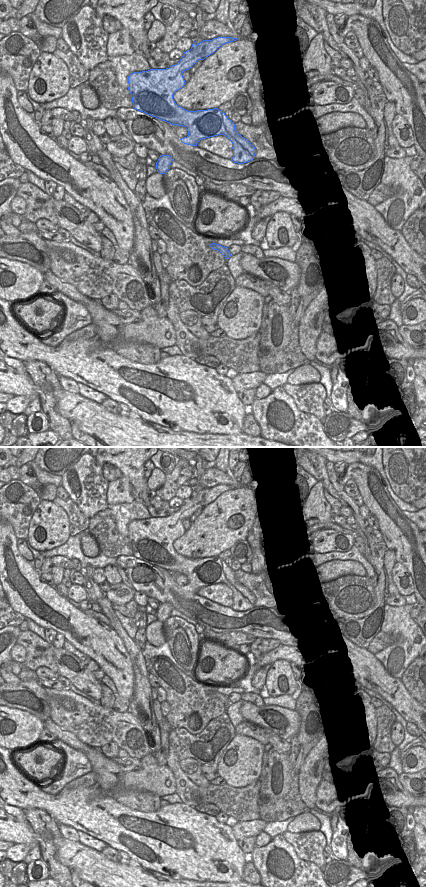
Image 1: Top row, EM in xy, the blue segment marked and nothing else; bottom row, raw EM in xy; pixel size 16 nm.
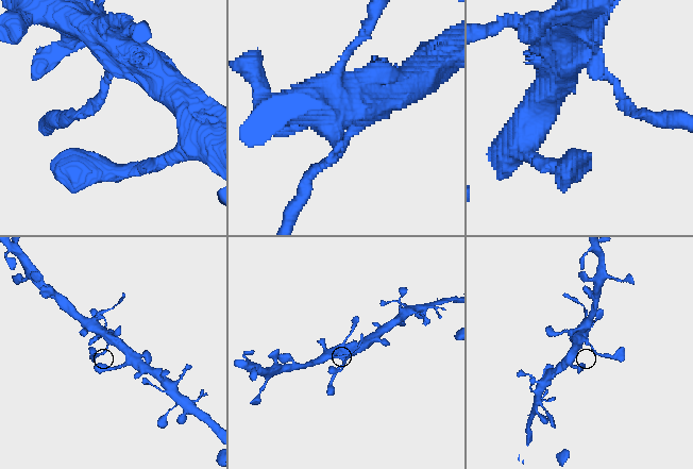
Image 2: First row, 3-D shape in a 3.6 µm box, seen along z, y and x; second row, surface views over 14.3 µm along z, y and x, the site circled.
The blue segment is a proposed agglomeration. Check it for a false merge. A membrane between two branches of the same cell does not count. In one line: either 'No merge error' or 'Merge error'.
No merge error.

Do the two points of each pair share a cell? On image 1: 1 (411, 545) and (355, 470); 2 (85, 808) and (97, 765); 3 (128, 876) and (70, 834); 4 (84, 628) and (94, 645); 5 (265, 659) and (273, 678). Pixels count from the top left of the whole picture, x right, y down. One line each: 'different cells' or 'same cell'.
1: same cell
2: different cells
3: different cells
4: same cell
5: different cells

